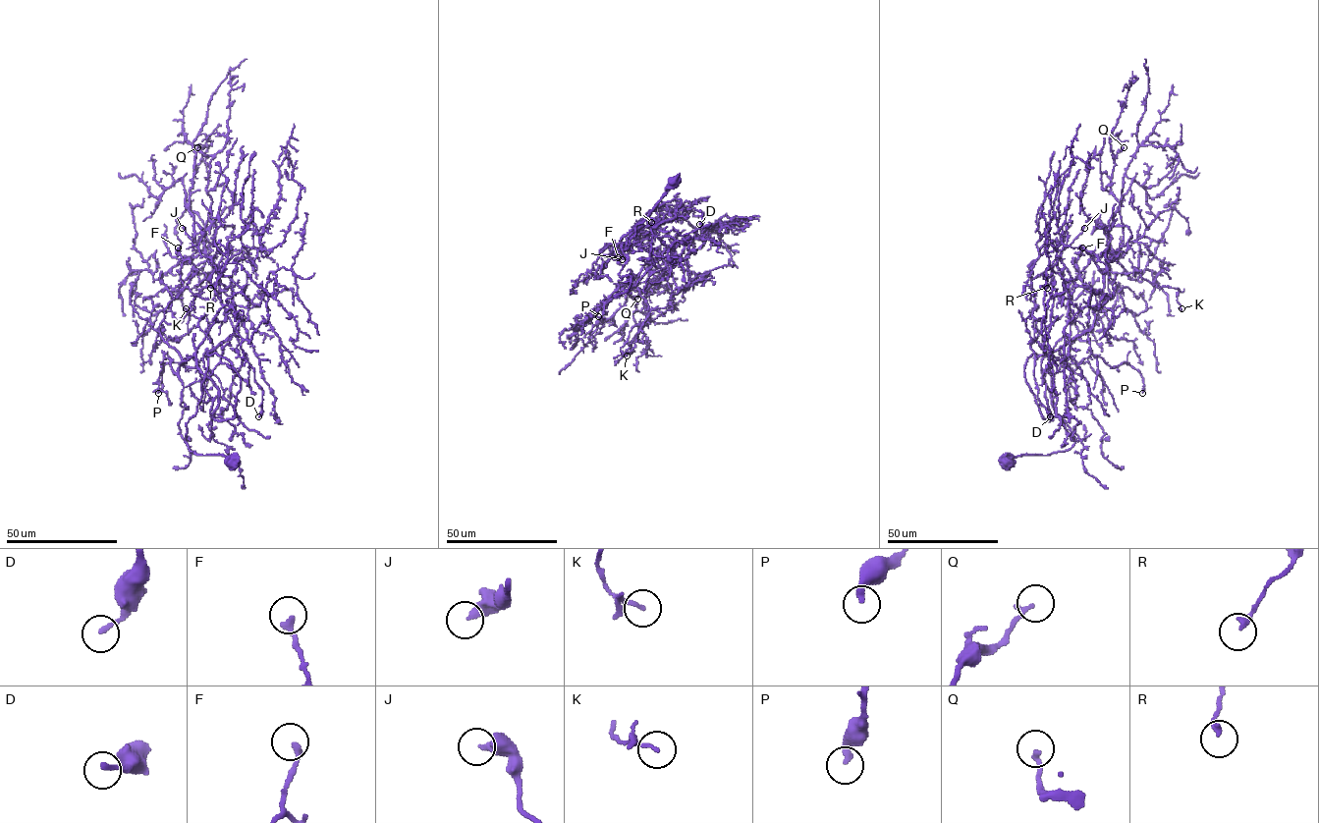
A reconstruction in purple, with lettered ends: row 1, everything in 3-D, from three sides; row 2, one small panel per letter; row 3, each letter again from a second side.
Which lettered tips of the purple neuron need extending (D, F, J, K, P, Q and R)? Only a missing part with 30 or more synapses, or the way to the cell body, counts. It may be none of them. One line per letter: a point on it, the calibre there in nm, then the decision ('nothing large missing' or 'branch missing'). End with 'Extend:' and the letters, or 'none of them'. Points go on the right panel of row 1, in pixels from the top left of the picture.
D: at (1050, 416); 180 nm thick; nothing large missing
F: at (1082, 247); 240 nm thick; nothing large missing
J: at (1084, 228); 340 nm thick; nothing large missing
K: at (1181, 308); 160 nm thick; nothing large missing
P: at (1142, 393); 280 nm thick; nothing large missing
Q: at (1124, 147); 200 nm thick; nothing large missing
R: at (1047, 288); 200 nm thick; nothing large missing
Extend: none of them

